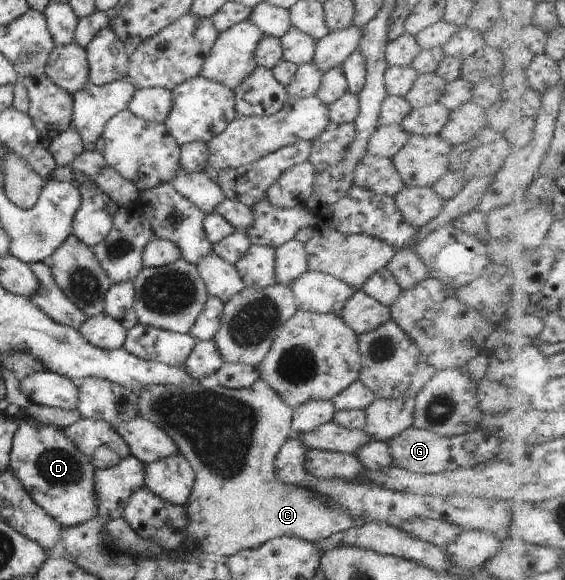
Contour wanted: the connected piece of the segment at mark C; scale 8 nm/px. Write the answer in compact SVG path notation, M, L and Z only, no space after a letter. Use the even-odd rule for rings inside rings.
M258 378L251 388L244 389L229 389L220 384L208 390L149 386L136 395L139 416L163 428L192 466L194 489L183 507L183 523L187 523L187 544L191 538L191 544L201 548L205 556L213 559L233 556L235 552L259 548L261 544L282 536L299 538L315 545L334 534L360 527L367 522L363 518L349 516L343 506L327 498L324 500L319 492L309 487L285 484L275 474L275 458L281 446L295 435L291 426L293 409L281 400L281 396L263 378Z

